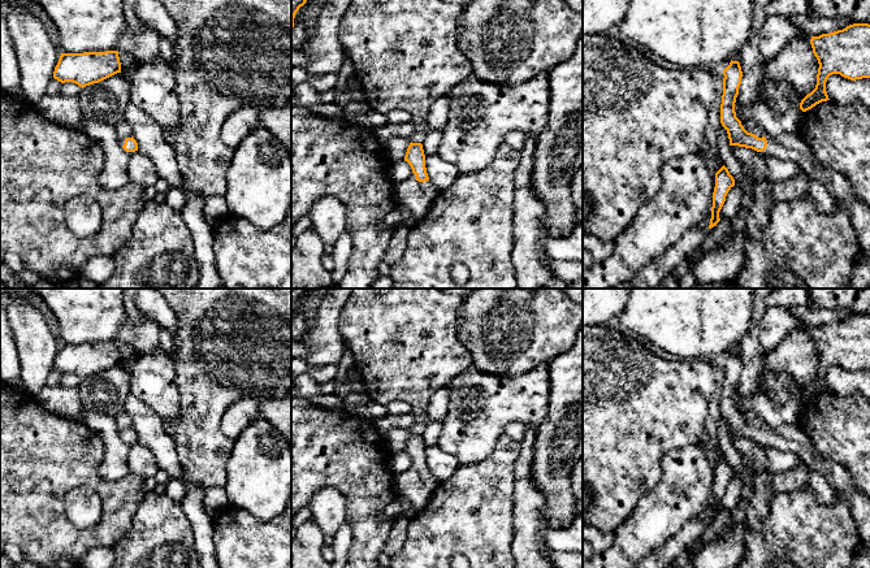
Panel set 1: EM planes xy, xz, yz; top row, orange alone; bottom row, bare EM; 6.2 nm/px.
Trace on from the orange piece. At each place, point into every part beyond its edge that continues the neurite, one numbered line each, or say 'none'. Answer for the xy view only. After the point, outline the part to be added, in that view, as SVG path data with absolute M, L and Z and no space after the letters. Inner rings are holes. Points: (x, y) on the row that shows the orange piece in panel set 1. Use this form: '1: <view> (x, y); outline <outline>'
1: xy (122, 129); outline M122 120L114 127L116 127L116 131L117 131L118 143L122 147L125 144L125 139L133 136L130 126L129 126L129 123L125 120Z

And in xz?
1: xz (418, 196); outline M416 174L394 185L394 198L399 205L410 209L414 222L420 222L428 213L432 203L440 191L437 191L429 181L419 182Z

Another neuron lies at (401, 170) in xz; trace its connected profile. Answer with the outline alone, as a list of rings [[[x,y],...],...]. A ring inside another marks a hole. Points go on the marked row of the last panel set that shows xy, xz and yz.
[[[404,160],[394,161],[390,170],[390,181],[397,185],[407,179],[412,173],[410,164]]]

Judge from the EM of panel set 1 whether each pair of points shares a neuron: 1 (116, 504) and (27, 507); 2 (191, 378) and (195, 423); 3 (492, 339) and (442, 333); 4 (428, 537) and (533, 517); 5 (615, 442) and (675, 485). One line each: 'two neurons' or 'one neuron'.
1: one neuron
2: one neuron
3: two neurons
4: two neurons
5: two neurons

